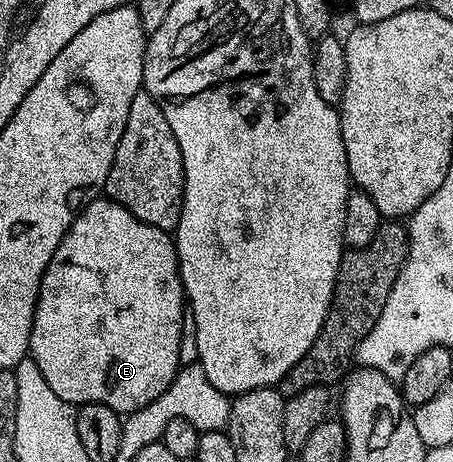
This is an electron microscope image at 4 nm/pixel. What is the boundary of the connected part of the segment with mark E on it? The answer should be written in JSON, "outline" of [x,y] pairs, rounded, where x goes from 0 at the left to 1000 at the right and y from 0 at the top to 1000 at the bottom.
{"outline":[[[214,431],[168,468],[93,595],[62,745],[66,771],[84,786],[93,820],[110,829],[110,846],[148,877],[225,872],[280,898],[340,872],[397,805],[395,734],[408,667],[382,506],[313,483],[256,435]]]}

